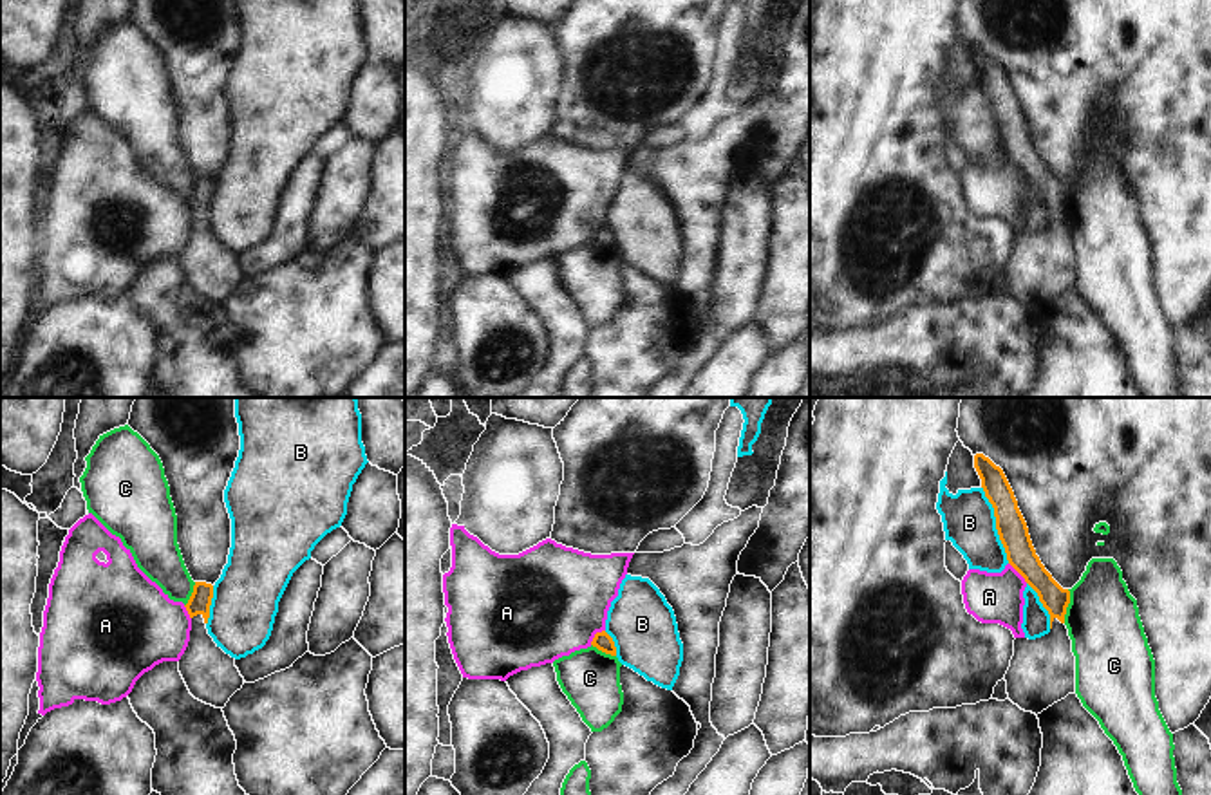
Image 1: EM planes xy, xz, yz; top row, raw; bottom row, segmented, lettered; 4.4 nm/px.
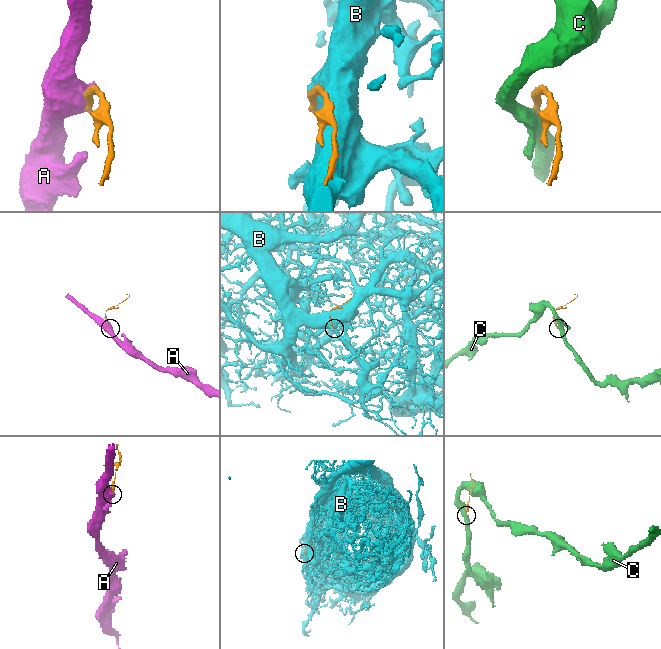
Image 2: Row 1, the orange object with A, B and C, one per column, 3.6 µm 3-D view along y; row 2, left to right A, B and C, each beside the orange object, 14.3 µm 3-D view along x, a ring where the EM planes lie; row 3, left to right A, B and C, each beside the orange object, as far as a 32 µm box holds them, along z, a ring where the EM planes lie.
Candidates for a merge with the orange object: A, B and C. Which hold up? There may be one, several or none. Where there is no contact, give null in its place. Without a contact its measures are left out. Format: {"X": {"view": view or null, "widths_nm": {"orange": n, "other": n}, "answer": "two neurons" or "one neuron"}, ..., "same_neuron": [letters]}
{"A": {"view": "xz", "widths_nm": {"orange": 80, "other": 480}, "answer": "two neurons"}, "B": {"view": "yz", "widths_nm": {"orange": 130, "other": 240}, "answer": "two neurons"}, "C": {"view": "yz", "widths_nm": {"orange": 120, "other": 320}, "answer": "two neurons"}, "same_neuron": []}

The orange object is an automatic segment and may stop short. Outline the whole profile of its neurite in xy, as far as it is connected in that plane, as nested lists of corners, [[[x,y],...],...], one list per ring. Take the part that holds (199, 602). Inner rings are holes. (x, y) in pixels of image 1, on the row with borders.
[[[195,582],[184,605],[192,618],[192,631],[188,647],[179,659],[179,672],[195,699],[224,708],[230,697],[242,688],[244,678],[235,667],[235,658],[226,654],[208,634],[211,598],[213,585]]]

